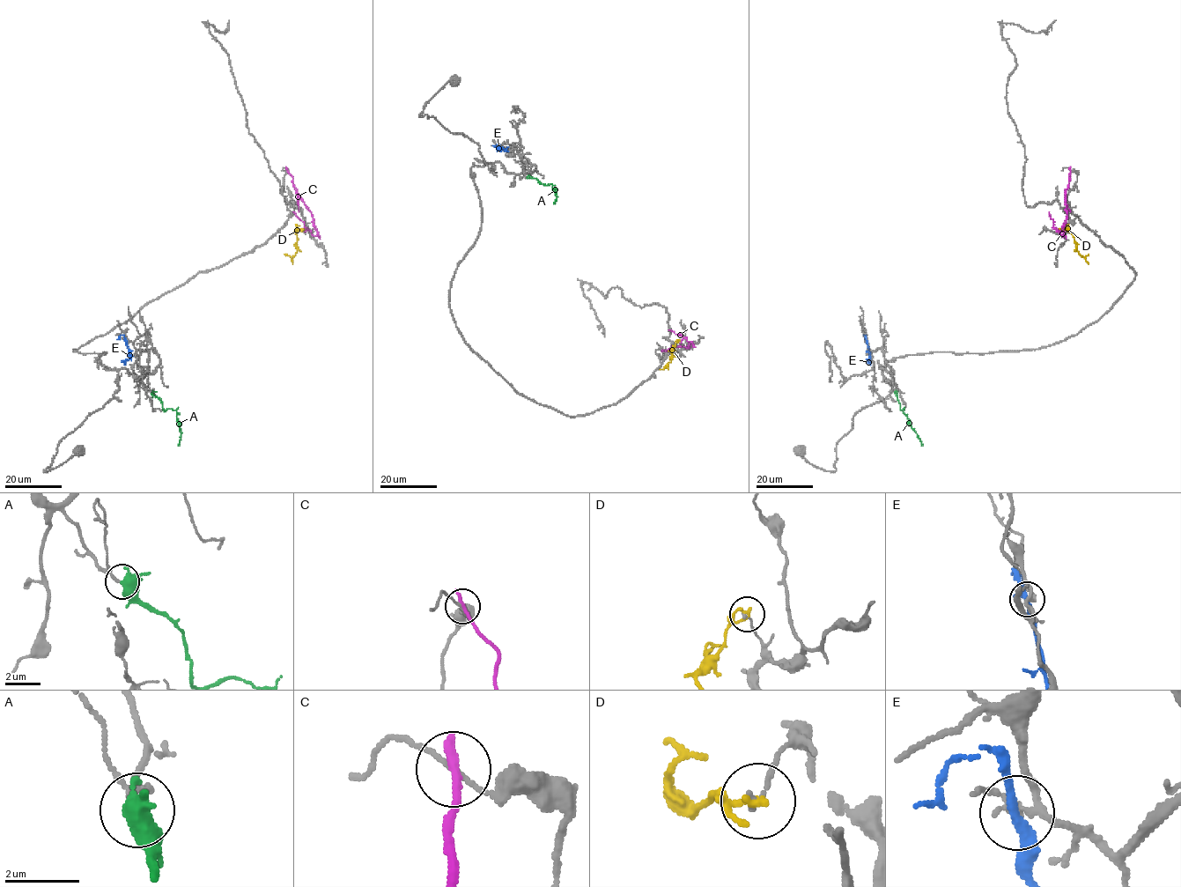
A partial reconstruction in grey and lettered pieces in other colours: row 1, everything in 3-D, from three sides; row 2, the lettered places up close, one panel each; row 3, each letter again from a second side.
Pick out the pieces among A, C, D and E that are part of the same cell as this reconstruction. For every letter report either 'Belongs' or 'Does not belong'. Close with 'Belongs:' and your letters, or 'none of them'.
A: Belongs
C: Does not belong
D: Does not belong
E: Does not belong
Belongs: A

